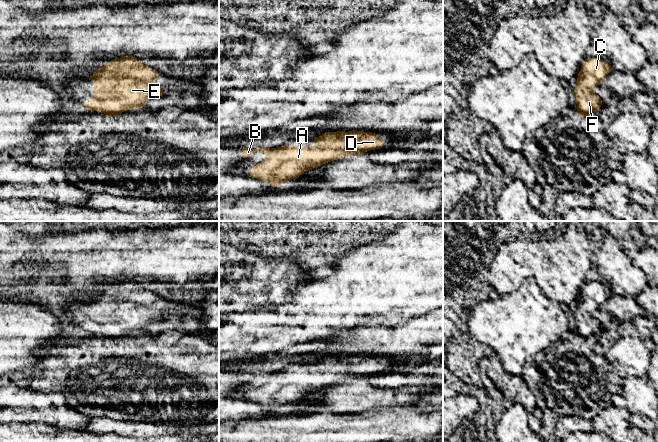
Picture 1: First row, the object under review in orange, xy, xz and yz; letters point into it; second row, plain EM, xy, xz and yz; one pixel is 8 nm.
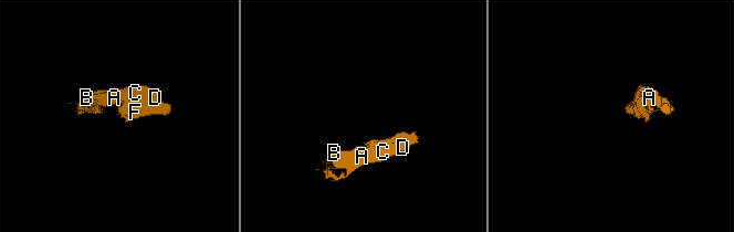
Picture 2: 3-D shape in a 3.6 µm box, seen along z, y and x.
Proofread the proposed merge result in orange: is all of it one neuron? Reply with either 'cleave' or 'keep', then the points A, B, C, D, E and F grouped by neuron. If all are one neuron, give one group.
keep | A B C D E F

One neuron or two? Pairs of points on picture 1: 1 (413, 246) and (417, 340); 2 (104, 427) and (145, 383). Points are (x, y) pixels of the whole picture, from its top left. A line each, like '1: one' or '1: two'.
1: two
2: two

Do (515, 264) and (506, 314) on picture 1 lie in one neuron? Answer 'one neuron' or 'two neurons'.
two neurons

